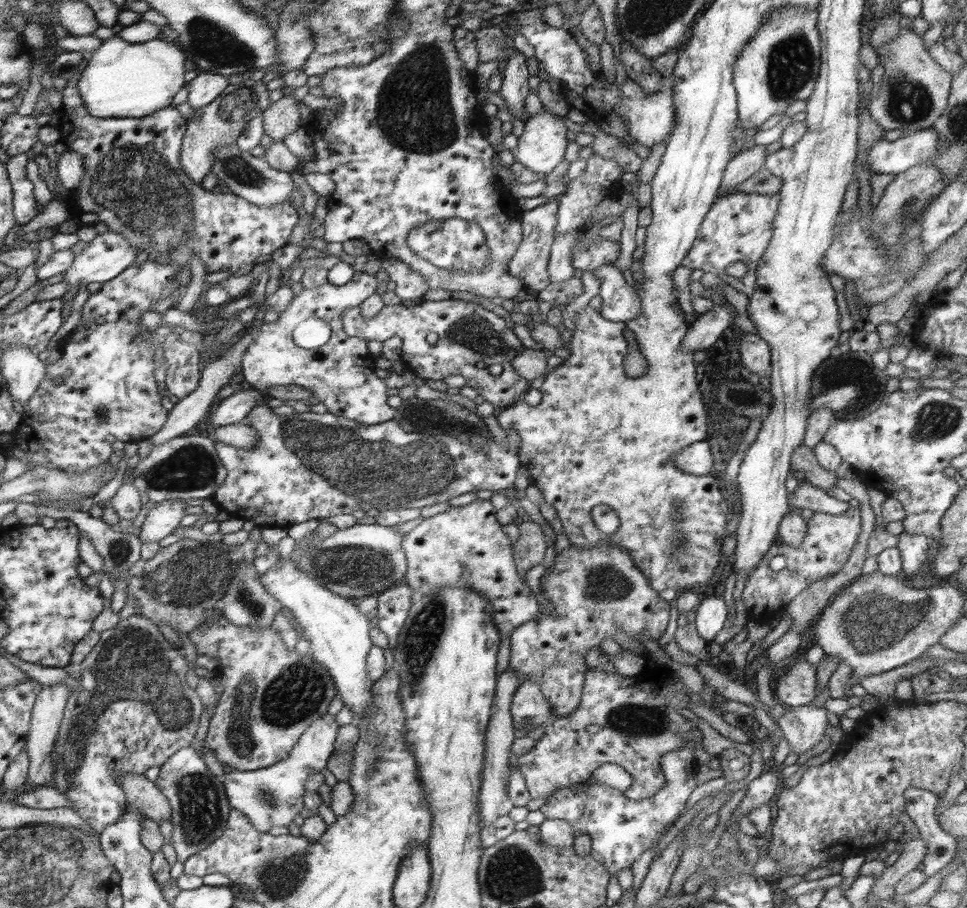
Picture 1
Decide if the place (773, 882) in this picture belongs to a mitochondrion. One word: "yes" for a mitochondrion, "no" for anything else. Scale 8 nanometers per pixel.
no

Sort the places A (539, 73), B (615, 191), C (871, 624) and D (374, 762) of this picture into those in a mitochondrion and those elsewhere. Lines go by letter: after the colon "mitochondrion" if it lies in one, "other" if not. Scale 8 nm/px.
A: other
B: other
C: mitochondrion
D: mitochondrion

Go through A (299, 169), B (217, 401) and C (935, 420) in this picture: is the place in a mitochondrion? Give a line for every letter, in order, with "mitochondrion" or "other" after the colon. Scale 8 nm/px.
A: other
B: other
C: mitochondrion

